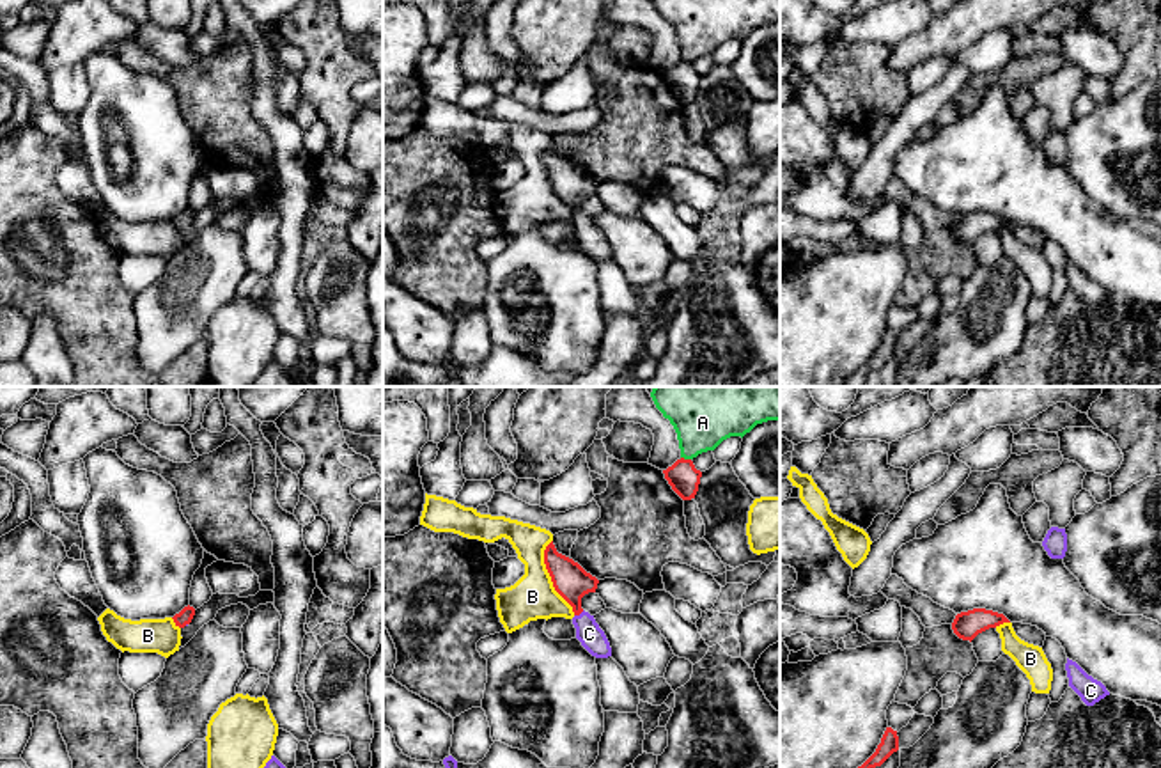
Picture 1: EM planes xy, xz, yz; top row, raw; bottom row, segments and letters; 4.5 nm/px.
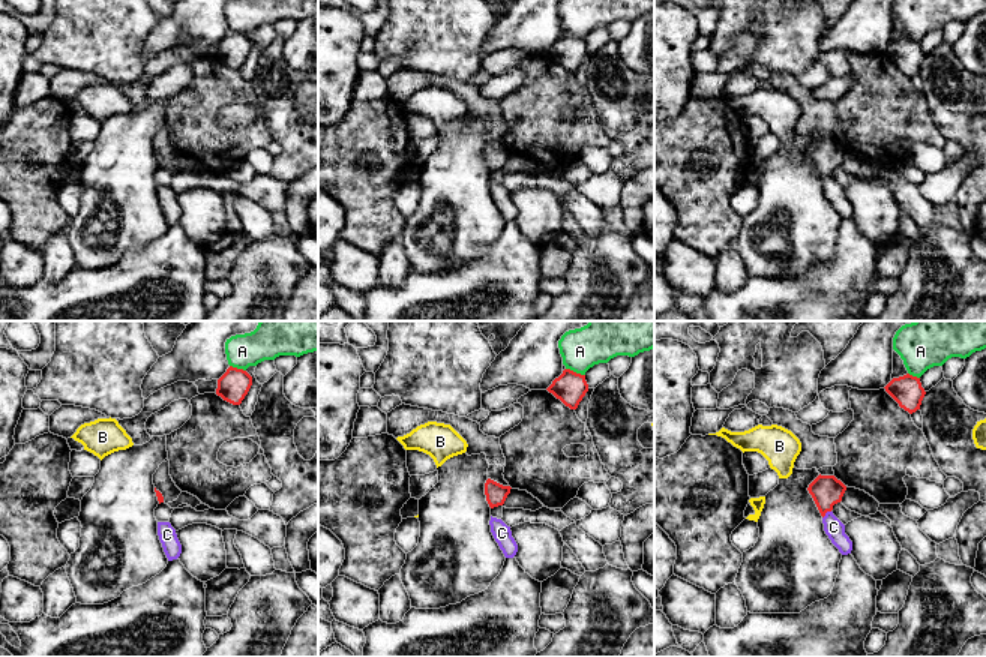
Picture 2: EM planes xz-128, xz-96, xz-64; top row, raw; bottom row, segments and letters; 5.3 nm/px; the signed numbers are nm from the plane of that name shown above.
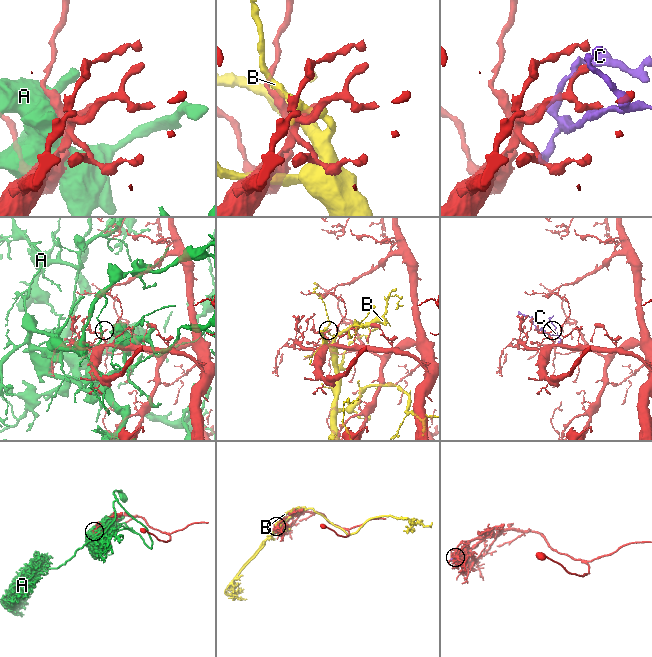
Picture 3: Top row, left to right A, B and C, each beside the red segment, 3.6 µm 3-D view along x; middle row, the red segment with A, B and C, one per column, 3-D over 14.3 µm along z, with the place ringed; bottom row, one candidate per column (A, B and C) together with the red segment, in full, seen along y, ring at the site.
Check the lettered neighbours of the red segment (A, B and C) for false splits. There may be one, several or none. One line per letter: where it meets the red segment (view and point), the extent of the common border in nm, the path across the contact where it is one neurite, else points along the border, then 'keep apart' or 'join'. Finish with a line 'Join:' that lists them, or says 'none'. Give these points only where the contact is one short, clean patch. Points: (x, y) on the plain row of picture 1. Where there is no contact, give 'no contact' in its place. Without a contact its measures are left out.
A: meets red in xz at (686, 62); contact 50 nm long; keep apart
B: meets red in xz at (550, 178); contact 360 nm long; keep apart
C: meets red in xz at (578, 217); contact 50 nm long; runs through xz (569, 181), (578, 217), (589, 236); join
Join: C

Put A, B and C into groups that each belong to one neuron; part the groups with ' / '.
A / B / C

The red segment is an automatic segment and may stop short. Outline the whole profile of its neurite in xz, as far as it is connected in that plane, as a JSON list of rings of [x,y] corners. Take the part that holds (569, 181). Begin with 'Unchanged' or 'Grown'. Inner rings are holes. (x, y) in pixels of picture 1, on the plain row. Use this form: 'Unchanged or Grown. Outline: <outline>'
Grown. Outline: [[[553,144],[544,153],[544,167],[555,193],[573,209],[576,241],[596,261],[612,259],[610,245],[594,218],[581,211],[581,200],[596,195],[599,183],[578,165],[557,154]]]

